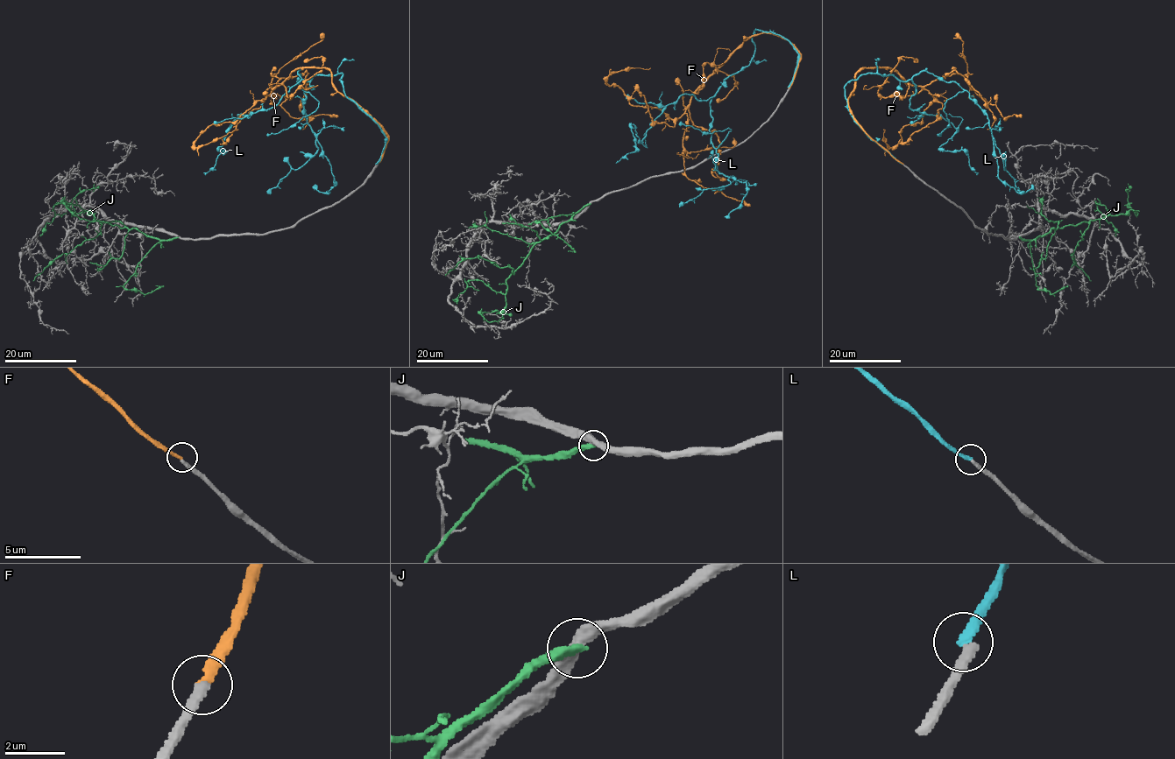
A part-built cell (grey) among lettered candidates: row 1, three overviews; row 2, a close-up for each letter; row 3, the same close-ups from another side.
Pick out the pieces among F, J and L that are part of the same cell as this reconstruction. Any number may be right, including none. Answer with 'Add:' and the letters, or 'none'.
Add: F

